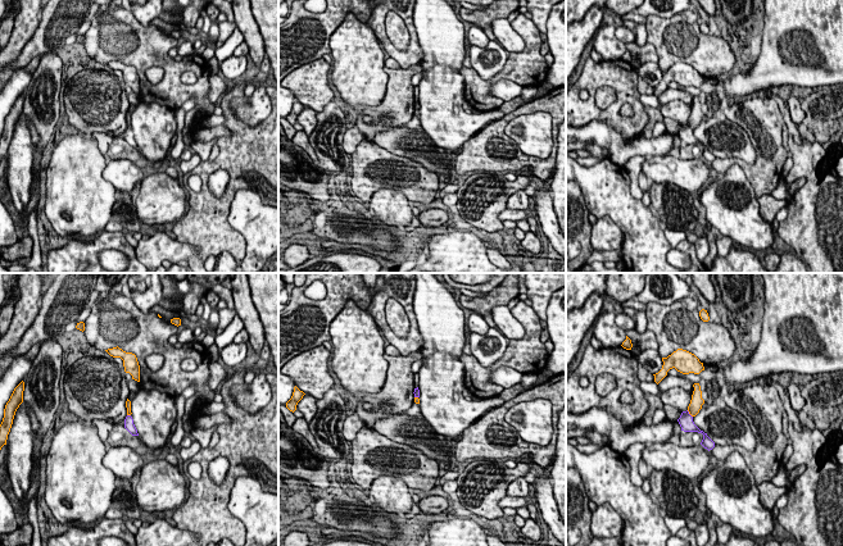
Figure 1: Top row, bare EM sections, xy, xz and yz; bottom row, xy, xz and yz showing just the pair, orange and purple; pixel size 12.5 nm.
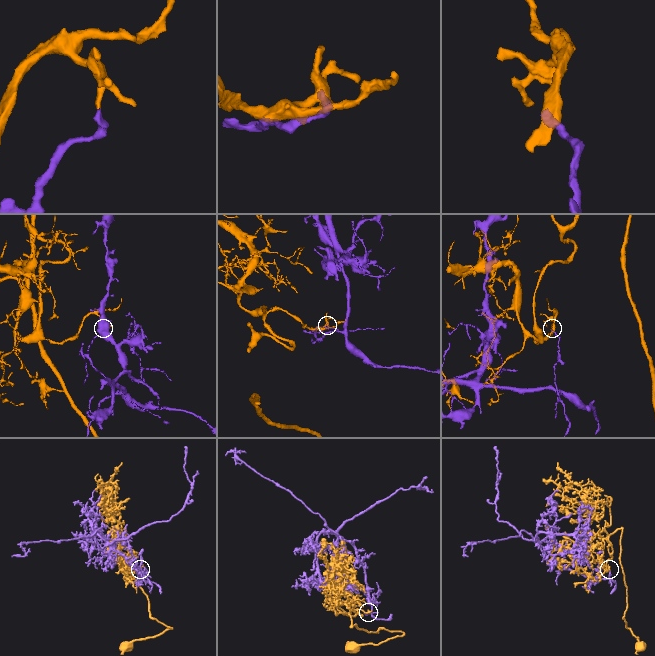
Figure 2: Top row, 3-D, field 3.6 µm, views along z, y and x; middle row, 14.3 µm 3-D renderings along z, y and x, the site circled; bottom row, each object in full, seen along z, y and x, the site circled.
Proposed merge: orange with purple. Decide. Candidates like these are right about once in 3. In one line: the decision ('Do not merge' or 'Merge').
Do not merge

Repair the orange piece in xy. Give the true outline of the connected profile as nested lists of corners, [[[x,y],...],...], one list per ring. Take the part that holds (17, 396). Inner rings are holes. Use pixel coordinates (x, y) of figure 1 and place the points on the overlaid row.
[[[22,381],[14,388],[9,401],[5,405],[4,418],[0,424],[0,450],[4,445],[6,445],[8,434],[10,432],[15,411],[19,408],[19,405],[23,402],[23,391],[24,391],[24,382]]]

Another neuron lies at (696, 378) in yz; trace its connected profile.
[[[675,368],[670,369],[667,372],[667,376],[674,376],[674,377],[680,377],[680,378],[689,379],[693,385],[706,382],[699,374],[694,374],[694,373],[683,374],[683,373],[677,372]]]

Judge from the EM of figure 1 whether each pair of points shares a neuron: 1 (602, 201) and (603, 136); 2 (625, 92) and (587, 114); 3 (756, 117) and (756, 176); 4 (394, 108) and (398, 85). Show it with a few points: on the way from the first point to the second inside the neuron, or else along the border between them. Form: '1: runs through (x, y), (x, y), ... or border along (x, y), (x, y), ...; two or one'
1: border along (610, 158), (622, 167); two
2: runs through (617, 103), (606, 114), (597, 114); one
3: runs through (764, 131), (764, 162); one
4: runs through (398, 103), (398, 90); one

